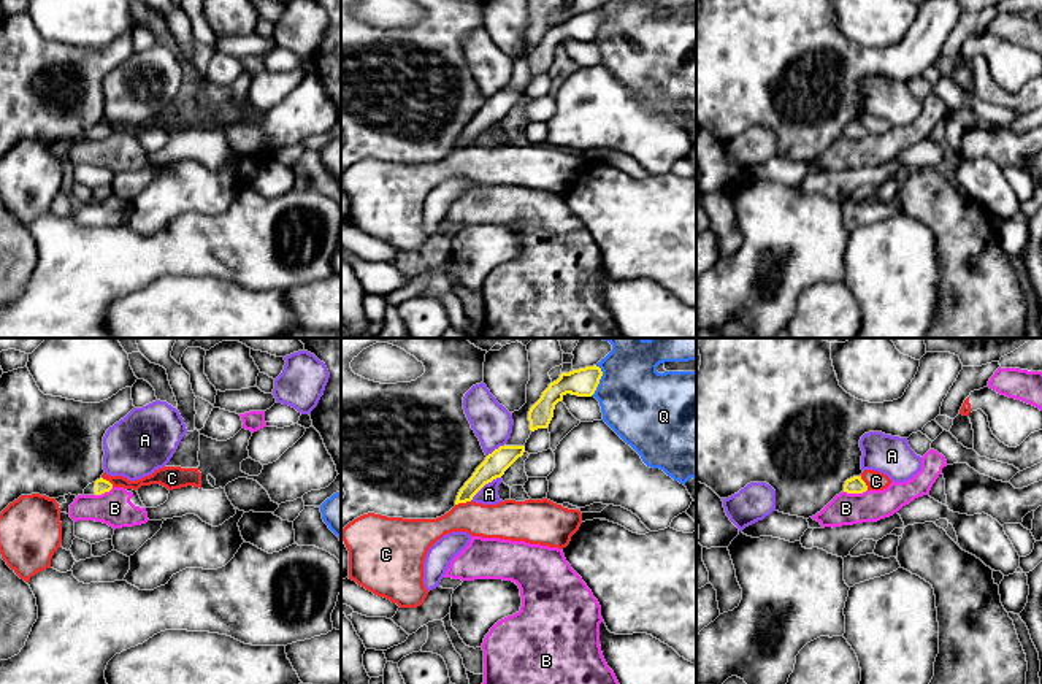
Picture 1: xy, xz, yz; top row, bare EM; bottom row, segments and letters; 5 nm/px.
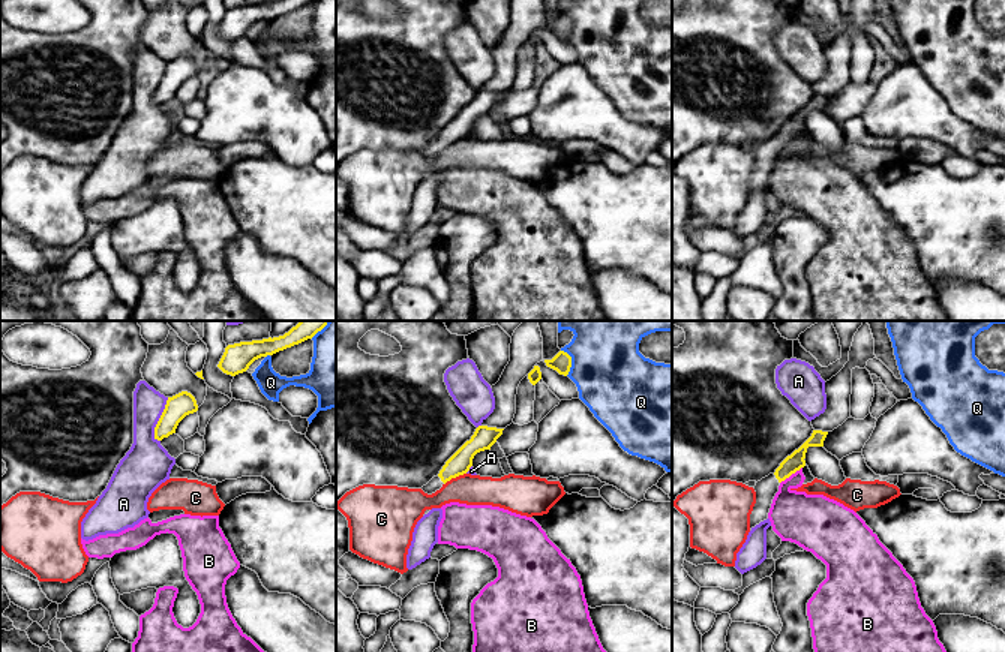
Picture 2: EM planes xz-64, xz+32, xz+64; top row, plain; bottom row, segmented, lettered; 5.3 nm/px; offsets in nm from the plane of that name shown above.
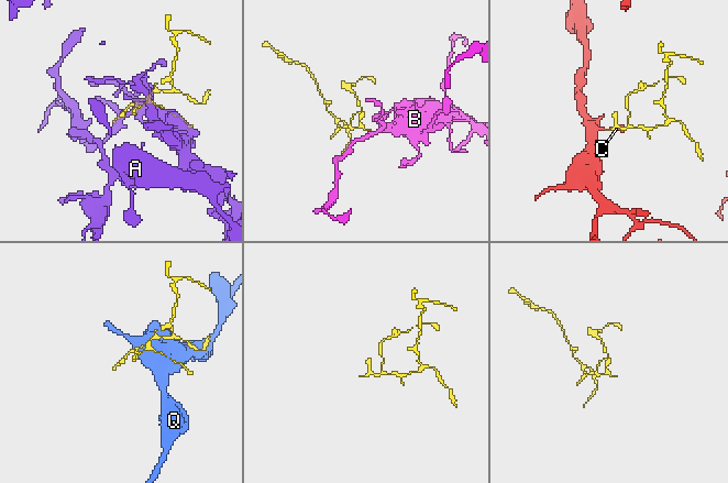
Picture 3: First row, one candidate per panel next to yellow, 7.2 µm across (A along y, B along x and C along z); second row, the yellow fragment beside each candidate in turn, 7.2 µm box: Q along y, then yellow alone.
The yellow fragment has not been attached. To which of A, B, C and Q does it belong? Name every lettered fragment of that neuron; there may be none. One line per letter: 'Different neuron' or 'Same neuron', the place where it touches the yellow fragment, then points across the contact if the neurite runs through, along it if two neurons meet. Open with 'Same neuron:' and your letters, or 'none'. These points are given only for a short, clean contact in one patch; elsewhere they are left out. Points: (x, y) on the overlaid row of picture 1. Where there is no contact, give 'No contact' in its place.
Same neuron: none
A: Different neuron. Touches yellow at xz (484, 484)
B: Different neuron. Touches yellow at yz (855, 492). Boundary: yz (866, 489), (861, 492), (844, 492)
C: Different neuron. Touches yellow at xz (462, 502). Boundary: xz (470, 500), (455, 505)
Q: Different neuron. Touches yellow at xz (598, 381)

